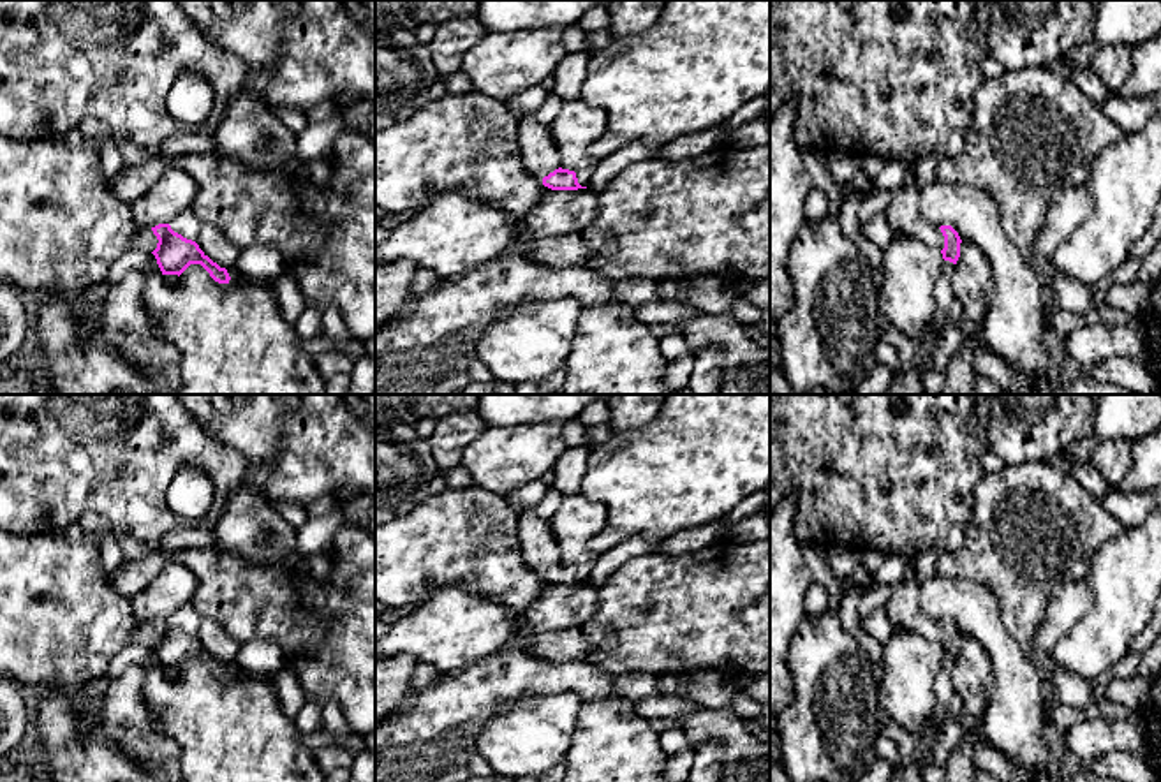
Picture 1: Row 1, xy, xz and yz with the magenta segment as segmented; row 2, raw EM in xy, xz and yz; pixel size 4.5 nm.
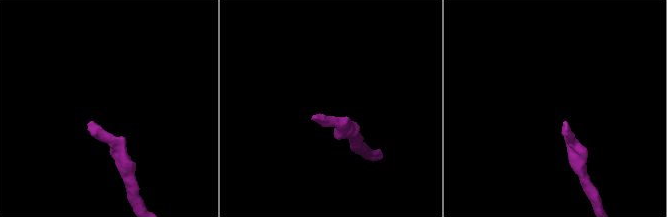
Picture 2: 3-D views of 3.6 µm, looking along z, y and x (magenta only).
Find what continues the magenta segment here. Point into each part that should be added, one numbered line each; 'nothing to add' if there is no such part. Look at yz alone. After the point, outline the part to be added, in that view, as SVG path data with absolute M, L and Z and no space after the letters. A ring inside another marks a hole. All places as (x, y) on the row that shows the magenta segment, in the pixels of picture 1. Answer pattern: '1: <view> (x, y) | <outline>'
1: yz (904, 217) | M907 162L906 176L900 187L893 192L886 210L886 220L893 232L920 240L937 250L944 248L944 236L939 227L928 224L920 211L920 190L914 176L914 162Z

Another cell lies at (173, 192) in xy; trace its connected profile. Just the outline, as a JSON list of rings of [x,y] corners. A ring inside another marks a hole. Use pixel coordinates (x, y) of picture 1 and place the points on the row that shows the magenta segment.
[[[178,167],[166,169],[134,203],[130,203],[136,225],[155,227],[171,224],[192,208],[197,185],[192,176]]]

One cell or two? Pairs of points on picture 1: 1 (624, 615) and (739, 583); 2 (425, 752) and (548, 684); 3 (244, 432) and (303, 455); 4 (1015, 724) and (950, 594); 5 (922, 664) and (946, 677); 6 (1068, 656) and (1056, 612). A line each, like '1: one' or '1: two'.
1: one
2: one
3: one
4: one
5: two
6: two

